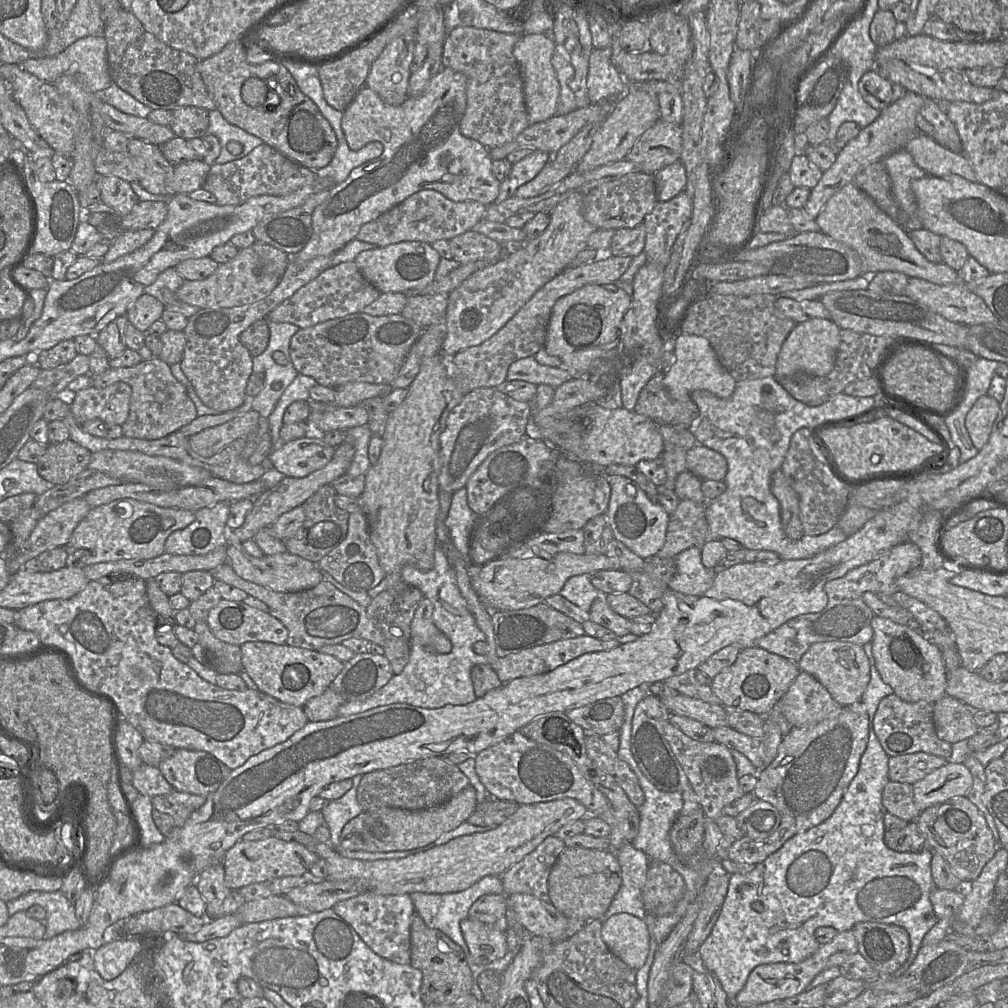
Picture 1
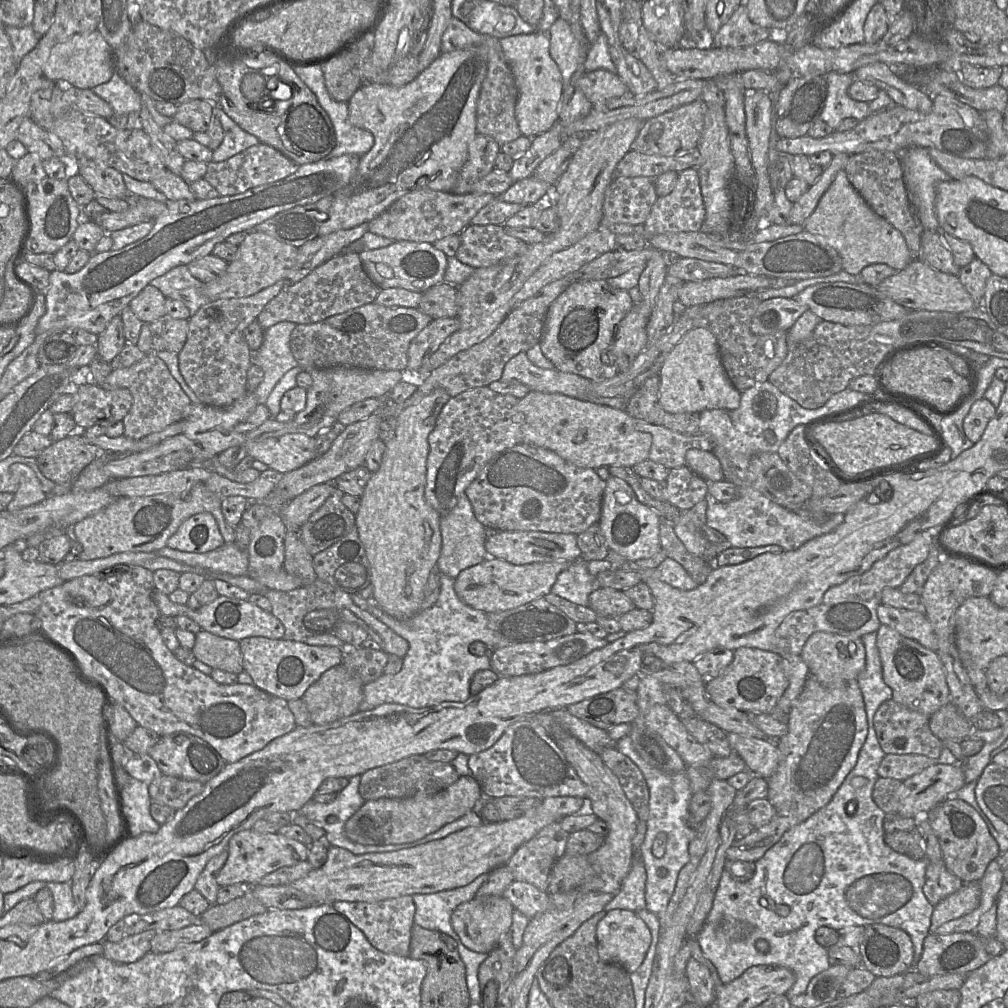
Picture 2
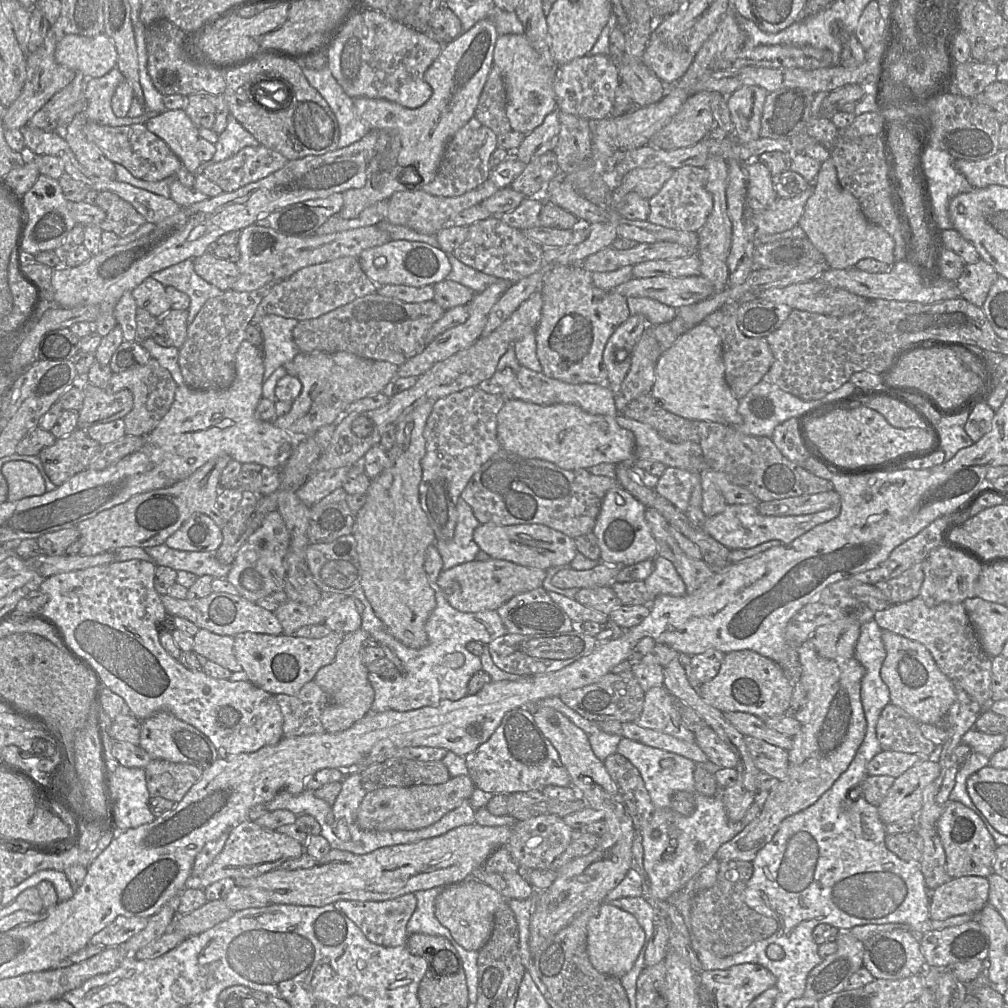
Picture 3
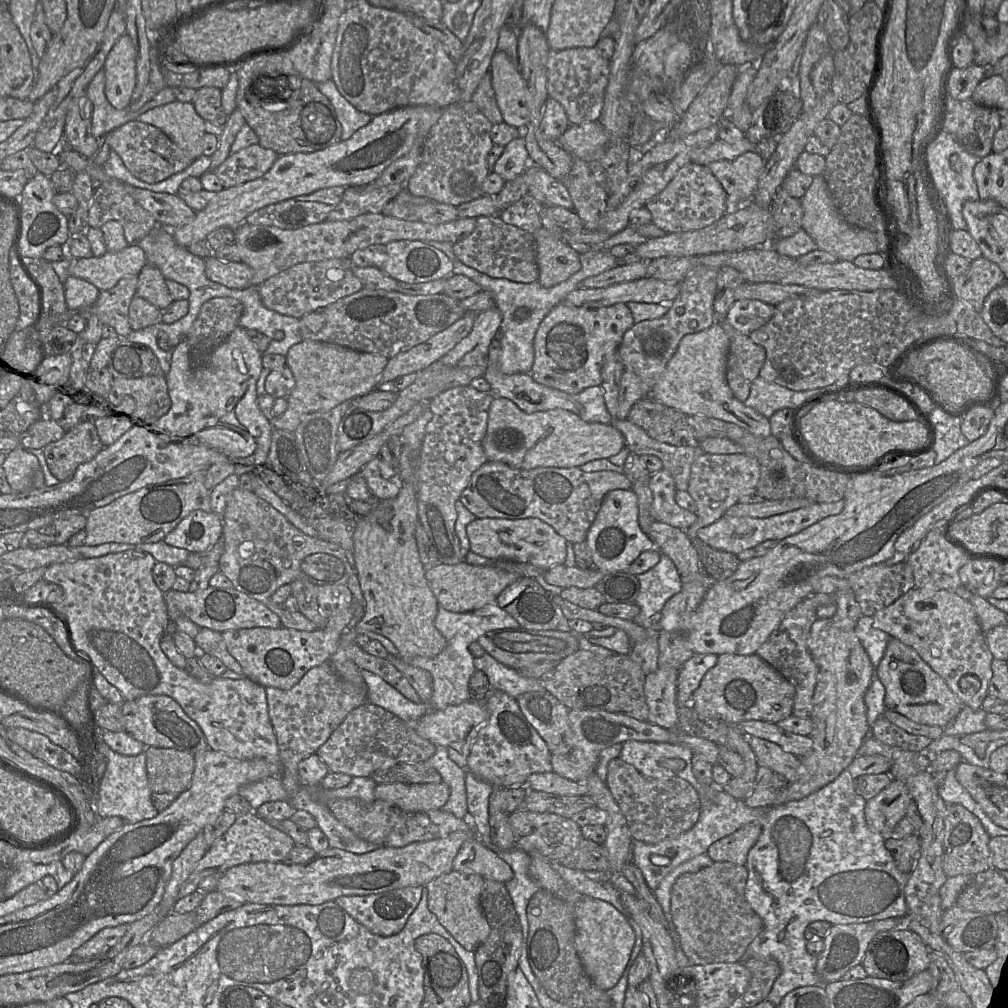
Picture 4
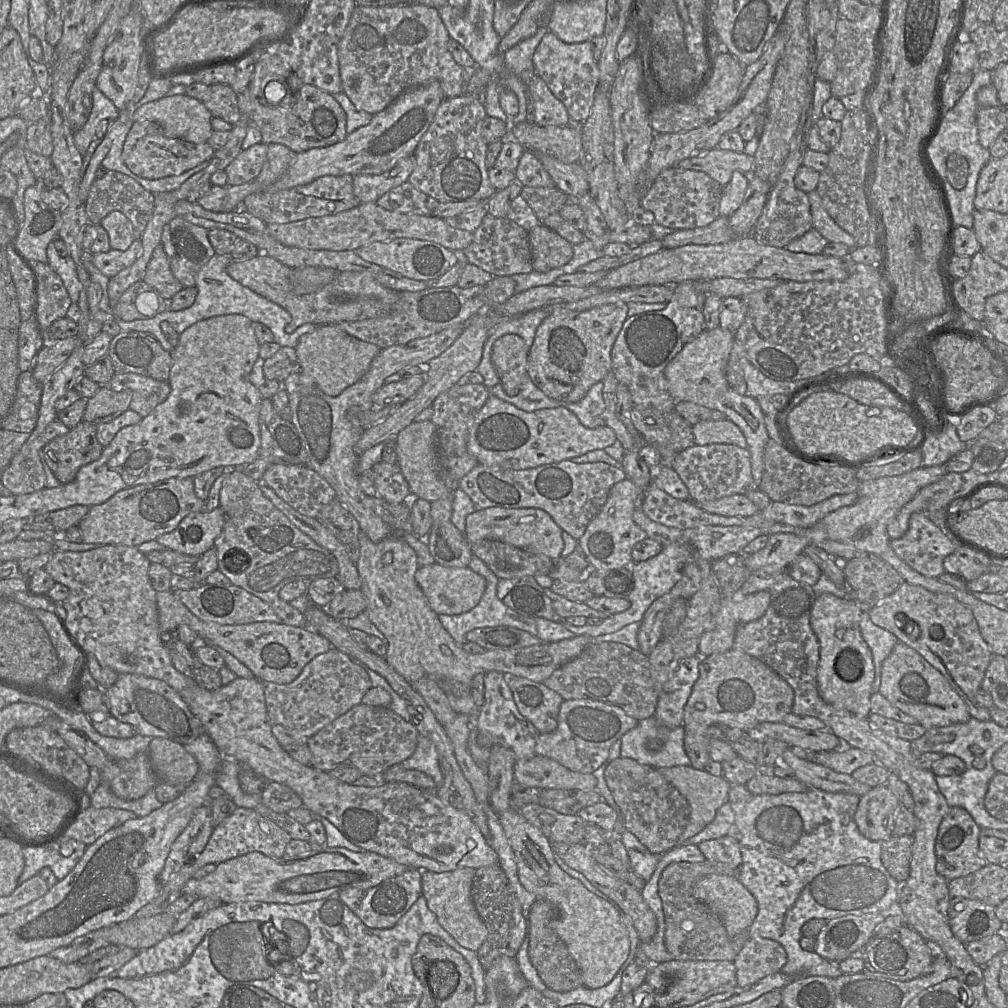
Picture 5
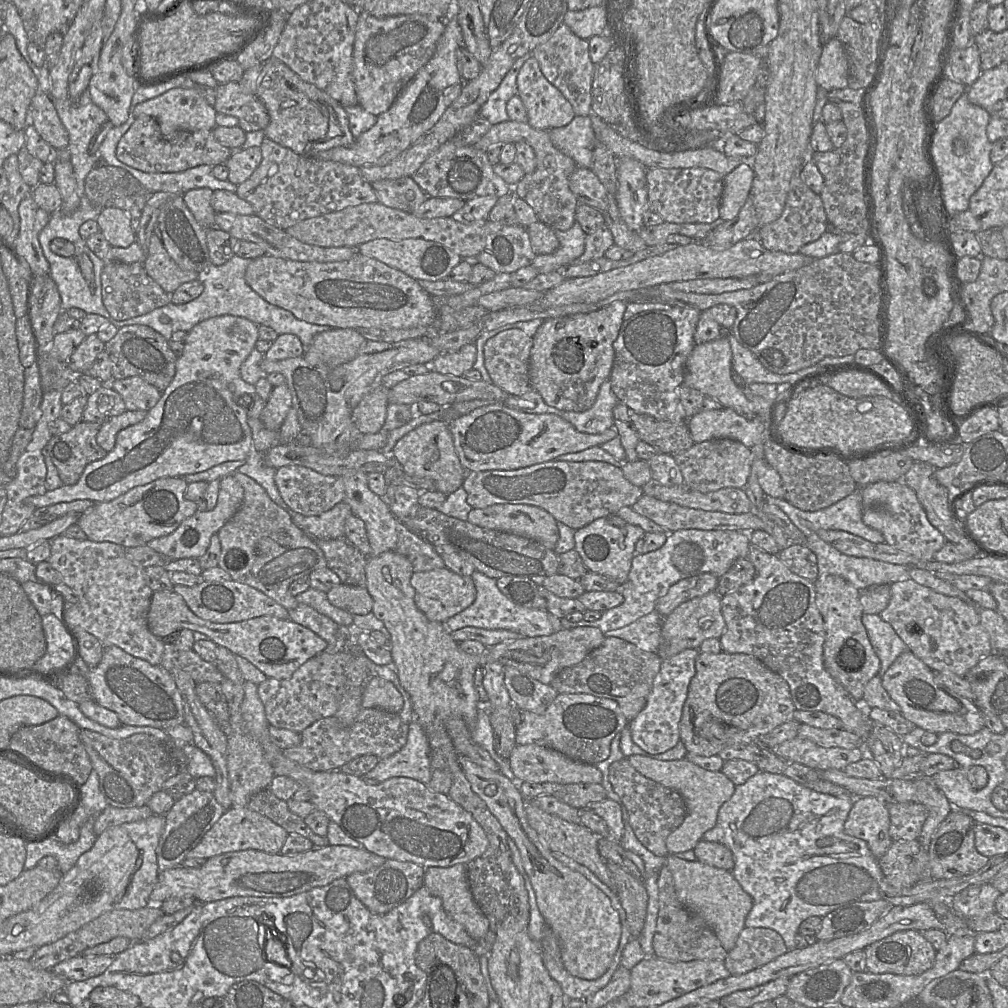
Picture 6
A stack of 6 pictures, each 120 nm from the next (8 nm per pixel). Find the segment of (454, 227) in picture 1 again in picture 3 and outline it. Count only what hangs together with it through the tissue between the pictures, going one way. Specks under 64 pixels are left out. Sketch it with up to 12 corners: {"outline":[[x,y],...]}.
{"outline":[[487,179],[455,197],[423,190],[388,199],[386,221],[436,235],[499,188]]}

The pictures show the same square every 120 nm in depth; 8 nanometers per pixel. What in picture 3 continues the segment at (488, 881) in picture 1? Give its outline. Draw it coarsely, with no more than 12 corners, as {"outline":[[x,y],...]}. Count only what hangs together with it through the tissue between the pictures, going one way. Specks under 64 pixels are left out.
{"outline":[[444,887],[415,892],[417,905],[406,931],[453,940],[435,917],[435,900]]}

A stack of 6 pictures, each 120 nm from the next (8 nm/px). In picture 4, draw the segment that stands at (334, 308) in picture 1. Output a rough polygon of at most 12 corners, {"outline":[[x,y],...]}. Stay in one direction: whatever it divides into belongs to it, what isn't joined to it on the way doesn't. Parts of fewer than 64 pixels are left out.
{"outline":[[350,258],[304,262],[258,286],[301,319],[364,287]]}

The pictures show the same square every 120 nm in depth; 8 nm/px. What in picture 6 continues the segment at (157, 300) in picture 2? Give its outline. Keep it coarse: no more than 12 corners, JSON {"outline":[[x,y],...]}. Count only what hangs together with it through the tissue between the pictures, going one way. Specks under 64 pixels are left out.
{"outline":[[156,233],[143,265],[168,294],[200,277],[181,269]]}

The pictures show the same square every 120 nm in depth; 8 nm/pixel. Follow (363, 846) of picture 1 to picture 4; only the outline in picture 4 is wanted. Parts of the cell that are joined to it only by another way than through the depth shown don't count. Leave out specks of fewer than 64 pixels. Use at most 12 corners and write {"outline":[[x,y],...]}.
{"outline":[[445,782],[377,784],[375,798],[405,812],[441,809]]}

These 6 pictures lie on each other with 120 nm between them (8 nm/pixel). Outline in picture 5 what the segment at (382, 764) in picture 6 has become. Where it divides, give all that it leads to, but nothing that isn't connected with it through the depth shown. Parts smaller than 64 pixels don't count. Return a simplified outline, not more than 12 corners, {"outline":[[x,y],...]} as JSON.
{"outline":[[418,736],[415,752],[400,764],[443,782],[436,747]]}

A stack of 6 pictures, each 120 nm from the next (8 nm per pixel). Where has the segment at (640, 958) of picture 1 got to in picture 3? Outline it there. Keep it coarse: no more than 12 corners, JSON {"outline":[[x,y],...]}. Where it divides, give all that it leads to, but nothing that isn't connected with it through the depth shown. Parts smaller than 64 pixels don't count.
{"outline":[[604,902],[588,921],[587,953],[621,979],[645,941],[636,918]]}

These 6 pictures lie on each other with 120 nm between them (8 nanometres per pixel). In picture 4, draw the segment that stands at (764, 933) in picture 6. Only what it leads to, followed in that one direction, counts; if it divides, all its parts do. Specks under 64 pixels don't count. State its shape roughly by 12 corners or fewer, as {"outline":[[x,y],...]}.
{"outline":[[772,958],[743,963],[751,979],[740,1004],[768,998],[781,967]]}

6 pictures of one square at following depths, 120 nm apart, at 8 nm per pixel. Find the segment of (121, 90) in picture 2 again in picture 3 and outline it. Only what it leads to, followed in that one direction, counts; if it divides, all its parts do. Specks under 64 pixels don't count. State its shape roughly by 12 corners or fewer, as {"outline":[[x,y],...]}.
{"outline":[[114,67],[85,82],[88,121],[111,127],[145,124],[153,115],[117,117],[111,99],[124,76]]}

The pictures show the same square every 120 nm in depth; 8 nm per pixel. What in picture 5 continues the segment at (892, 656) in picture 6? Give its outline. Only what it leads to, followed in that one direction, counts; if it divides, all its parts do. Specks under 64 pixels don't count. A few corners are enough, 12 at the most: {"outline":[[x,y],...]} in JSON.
{"outline":[[862,612],[861,635],[872,653],[872,693],[880,690],[882,663],[899,640]]}

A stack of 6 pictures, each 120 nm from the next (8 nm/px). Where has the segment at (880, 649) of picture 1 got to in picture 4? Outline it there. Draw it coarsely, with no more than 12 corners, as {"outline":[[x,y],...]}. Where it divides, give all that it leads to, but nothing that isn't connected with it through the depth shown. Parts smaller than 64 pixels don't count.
{"outline":[[890,638],[886,709],[944,728],[963,708],[912,647]]}

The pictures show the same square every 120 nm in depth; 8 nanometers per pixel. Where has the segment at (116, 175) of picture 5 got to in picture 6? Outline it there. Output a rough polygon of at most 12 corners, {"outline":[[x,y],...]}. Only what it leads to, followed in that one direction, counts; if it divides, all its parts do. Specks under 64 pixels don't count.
{"outline":[[94,167],[84,180],[93,205],[127,212],[137,241],[152,193],[125,170]]}

